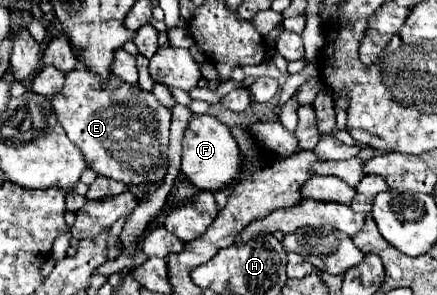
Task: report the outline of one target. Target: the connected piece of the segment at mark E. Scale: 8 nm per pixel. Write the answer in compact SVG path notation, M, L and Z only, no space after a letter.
M81 65L65 75L63 91L49 97L49 103L57 121L97 175L127 185L151 185L165 177L171 111L157 103L153 93L125 85L117 75L111 75L109 83L103 85L97 75Z

